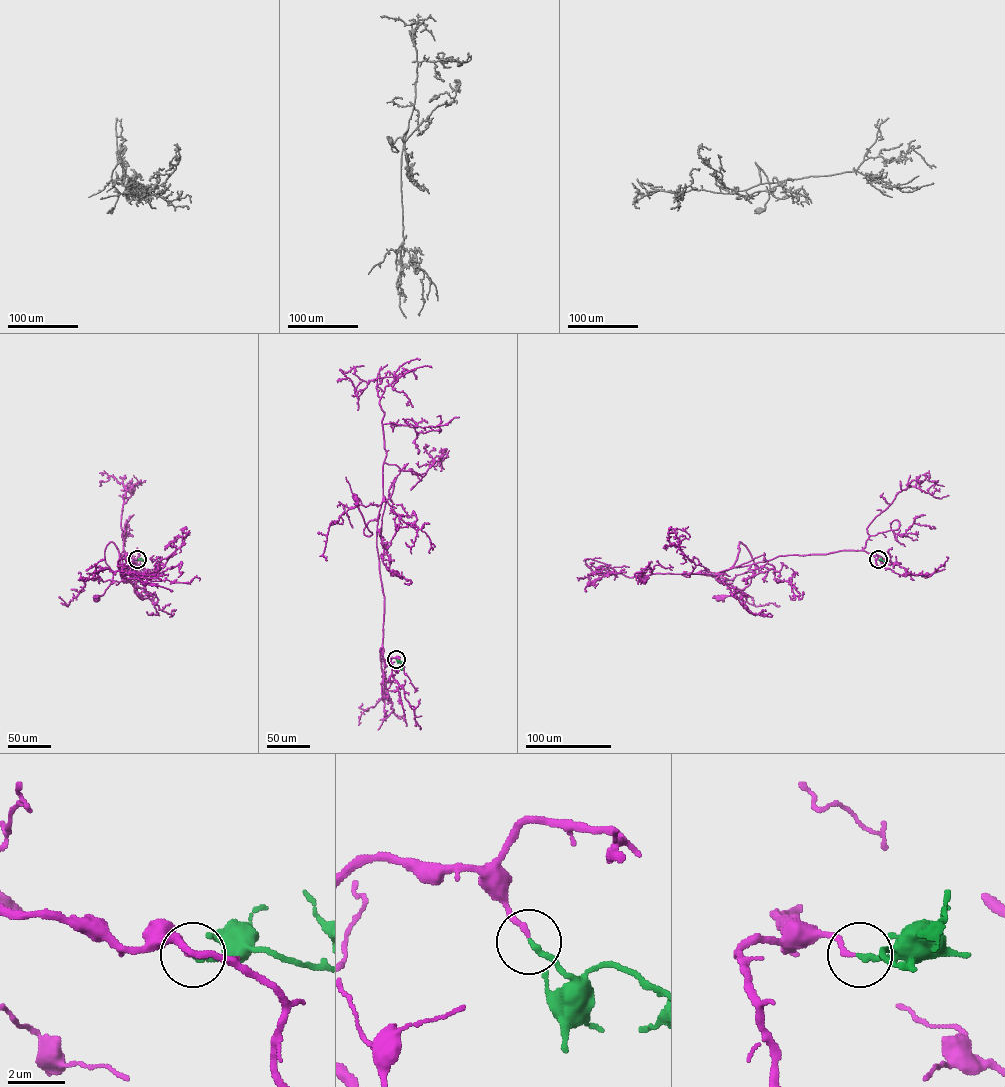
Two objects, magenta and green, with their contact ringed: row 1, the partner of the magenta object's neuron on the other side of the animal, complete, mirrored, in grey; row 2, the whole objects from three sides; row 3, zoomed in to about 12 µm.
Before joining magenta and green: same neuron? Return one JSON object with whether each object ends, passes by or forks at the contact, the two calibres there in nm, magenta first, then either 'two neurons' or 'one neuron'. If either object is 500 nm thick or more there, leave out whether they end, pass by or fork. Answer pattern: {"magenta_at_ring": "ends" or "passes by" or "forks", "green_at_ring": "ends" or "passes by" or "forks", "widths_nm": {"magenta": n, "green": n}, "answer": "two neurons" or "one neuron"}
{"magenta_at_ring": "ends", "green_at_ring": "ends", "widths_nm": {"magenta": 190, "green": 220}, "answer": "one neuron"}

